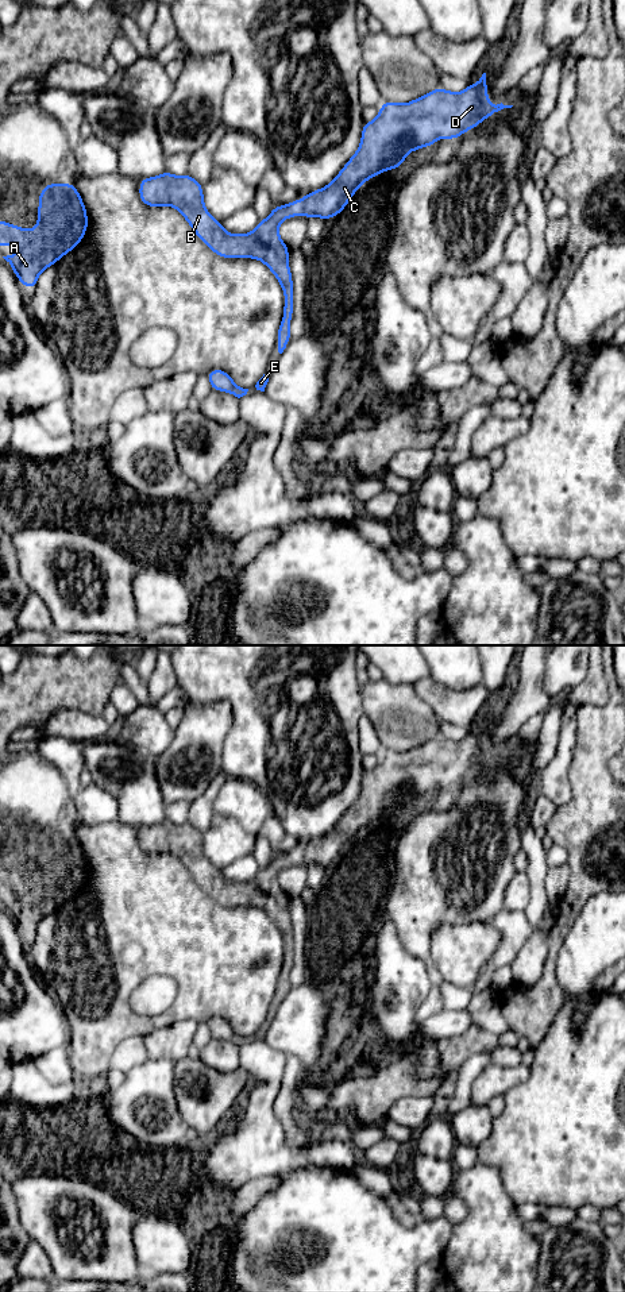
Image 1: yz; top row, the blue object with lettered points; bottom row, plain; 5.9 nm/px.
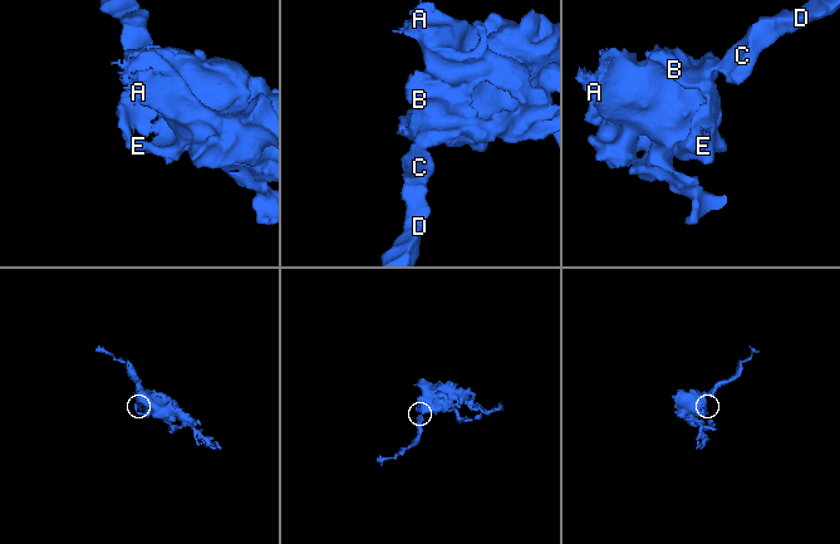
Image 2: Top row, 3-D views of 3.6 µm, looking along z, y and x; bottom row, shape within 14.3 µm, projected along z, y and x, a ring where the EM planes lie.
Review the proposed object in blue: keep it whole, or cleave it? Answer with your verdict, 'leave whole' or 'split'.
leave whole

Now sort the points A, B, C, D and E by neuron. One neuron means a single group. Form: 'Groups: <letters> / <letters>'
Groups: A B C D E

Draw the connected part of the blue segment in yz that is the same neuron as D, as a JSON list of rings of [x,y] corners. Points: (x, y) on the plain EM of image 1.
[[[486,721],[460,741],[437,736],[408,752],[382,751],[379,763],[363,772],[358,799],[331,832],[302,848],[274,855],[266,868],[259,868],[256,876],[244,883],[228,882],[208,861],[202,833],[189,822],[175,825],[165,819],[154,826],[140,826],[139,845],[147,855],[177,856],[197,884],[221,906],[256,906],[273,919],[285,945],[277,983],[278,1000],[282,1002],[292,987],[293,929],[288,911],[290,898],[278,883],[279,871],[298,861],[306,867],[320,864],[327,869],[344,857],[364,829],[404,813],[410,799],[432,794],[440,786],[456,787],[487,764],[512,755],[489,751]]]

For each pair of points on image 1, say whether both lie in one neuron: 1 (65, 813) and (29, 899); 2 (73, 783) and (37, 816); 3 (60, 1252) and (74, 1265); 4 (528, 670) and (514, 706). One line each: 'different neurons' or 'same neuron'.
1: same neuron
2: different neurons
3: same neuron
4: same neuron

